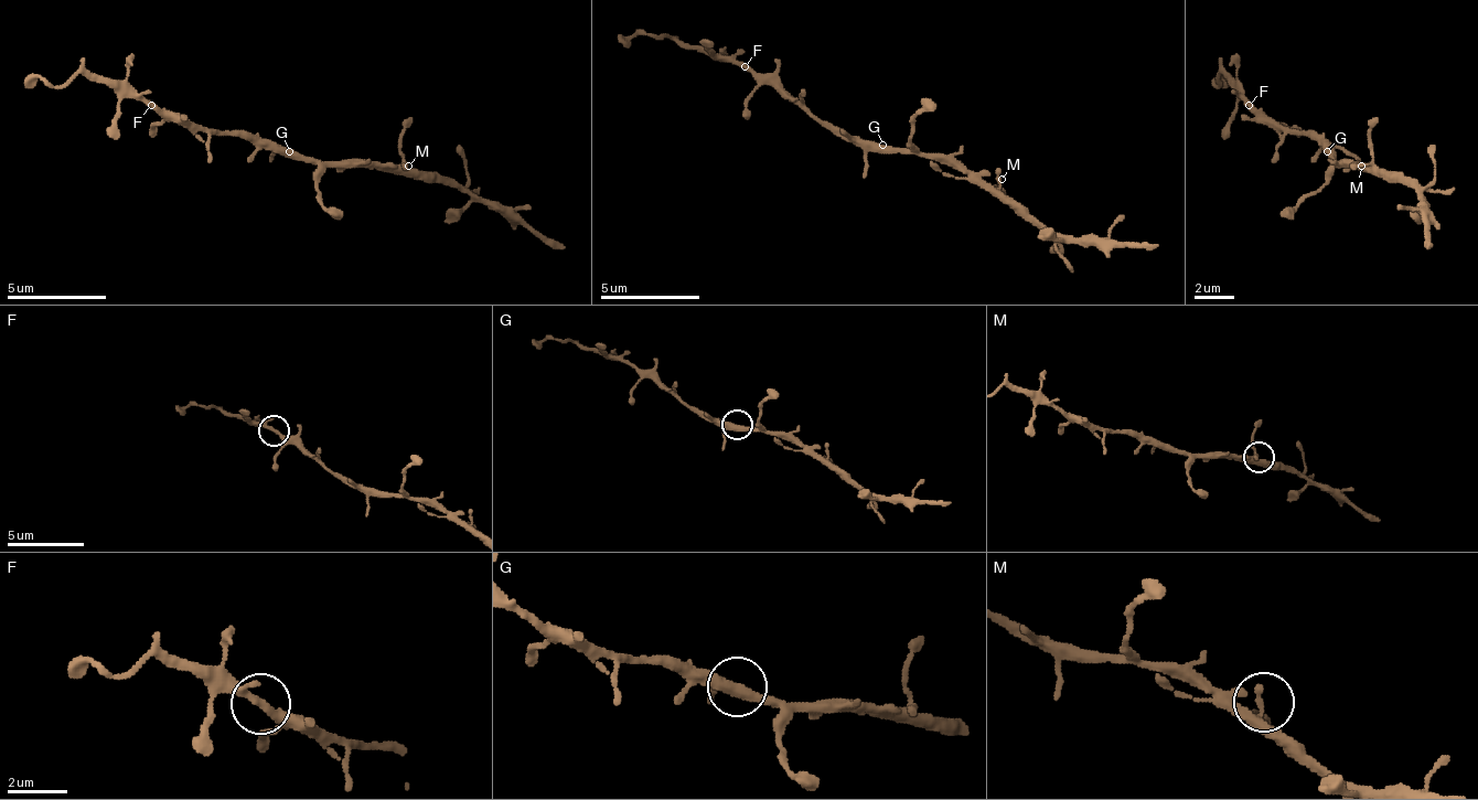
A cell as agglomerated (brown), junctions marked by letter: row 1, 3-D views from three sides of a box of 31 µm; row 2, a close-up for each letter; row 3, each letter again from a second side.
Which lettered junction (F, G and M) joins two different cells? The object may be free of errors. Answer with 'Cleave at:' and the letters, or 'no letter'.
Cleave at: no letter

